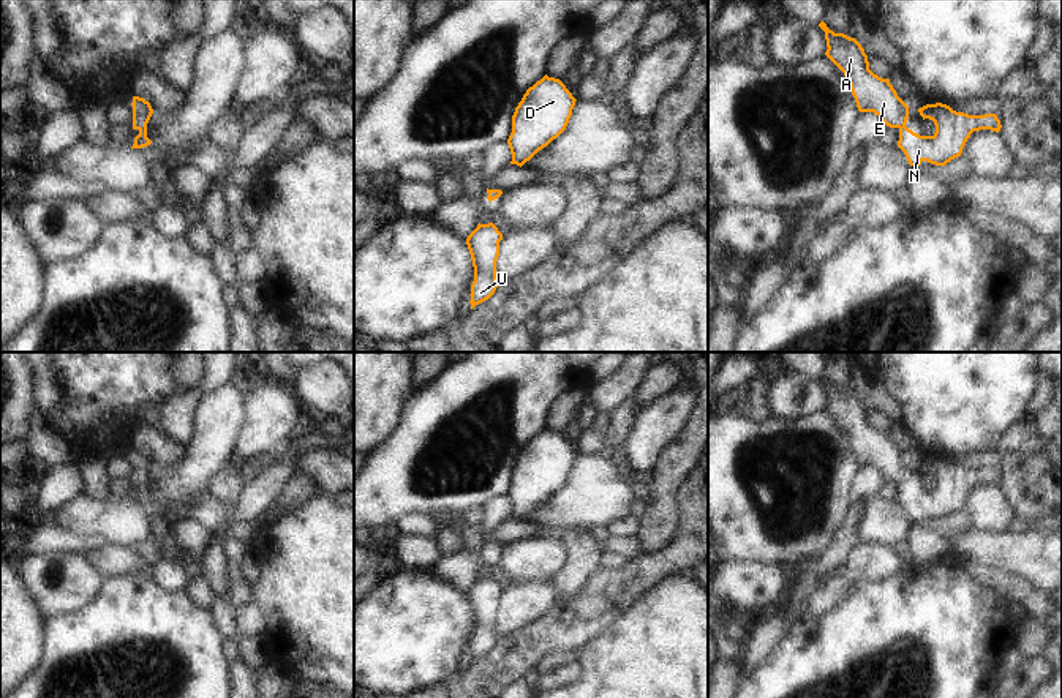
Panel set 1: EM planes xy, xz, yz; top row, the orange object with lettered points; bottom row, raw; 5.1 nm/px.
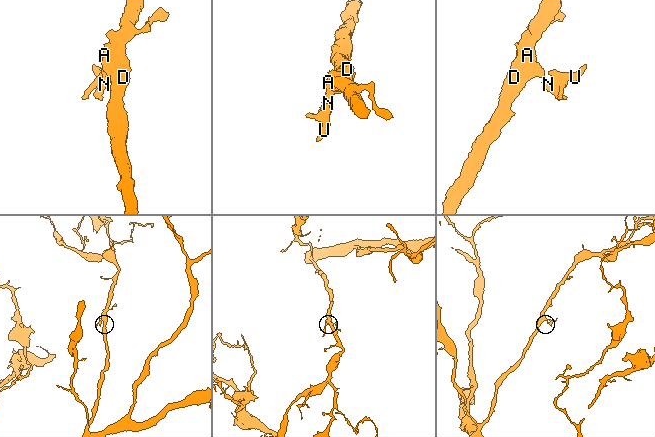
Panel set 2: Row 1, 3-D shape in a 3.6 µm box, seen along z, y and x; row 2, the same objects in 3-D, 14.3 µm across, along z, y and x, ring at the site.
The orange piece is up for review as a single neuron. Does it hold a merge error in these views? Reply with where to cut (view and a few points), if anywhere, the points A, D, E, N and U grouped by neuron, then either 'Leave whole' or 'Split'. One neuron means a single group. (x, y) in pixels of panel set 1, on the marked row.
No split. Groups: A D E N U. Leave whole

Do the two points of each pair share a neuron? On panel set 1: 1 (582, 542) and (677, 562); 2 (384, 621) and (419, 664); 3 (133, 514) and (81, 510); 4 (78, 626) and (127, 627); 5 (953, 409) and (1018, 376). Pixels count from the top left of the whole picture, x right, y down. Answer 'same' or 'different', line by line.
1: different
2: same
3: same
4: same
5: same

